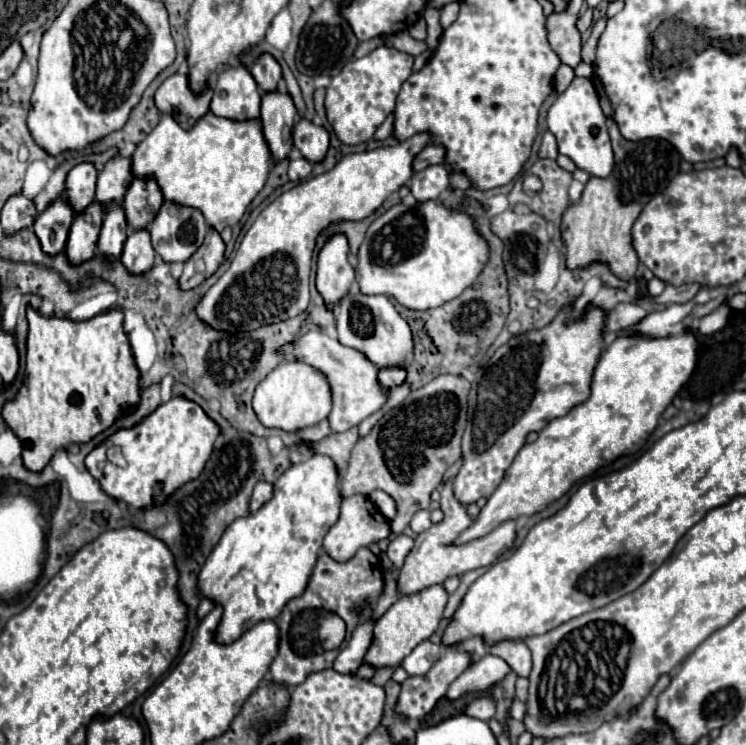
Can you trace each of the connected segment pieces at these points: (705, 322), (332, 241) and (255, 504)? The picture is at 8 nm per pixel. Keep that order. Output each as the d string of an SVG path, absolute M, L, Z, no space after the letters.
M728 304L718 306L712 314L708 314L708 316L704 316L704 318L698 320L698 324L696 324L698 332L706 336L706 334L714 334L714 332L722 330L722 320L726 320L728 314L730 314L730 306Z
M338 232L330 236L316 262L316 288L328 304L336 304L354 282L354 268L348 262L348 240L346 234Z
M258 482L254 486L254 492L252 492L252 498L250 498L250 512L256 512L264 502L268 502L272 498L272 484L268 482Z

